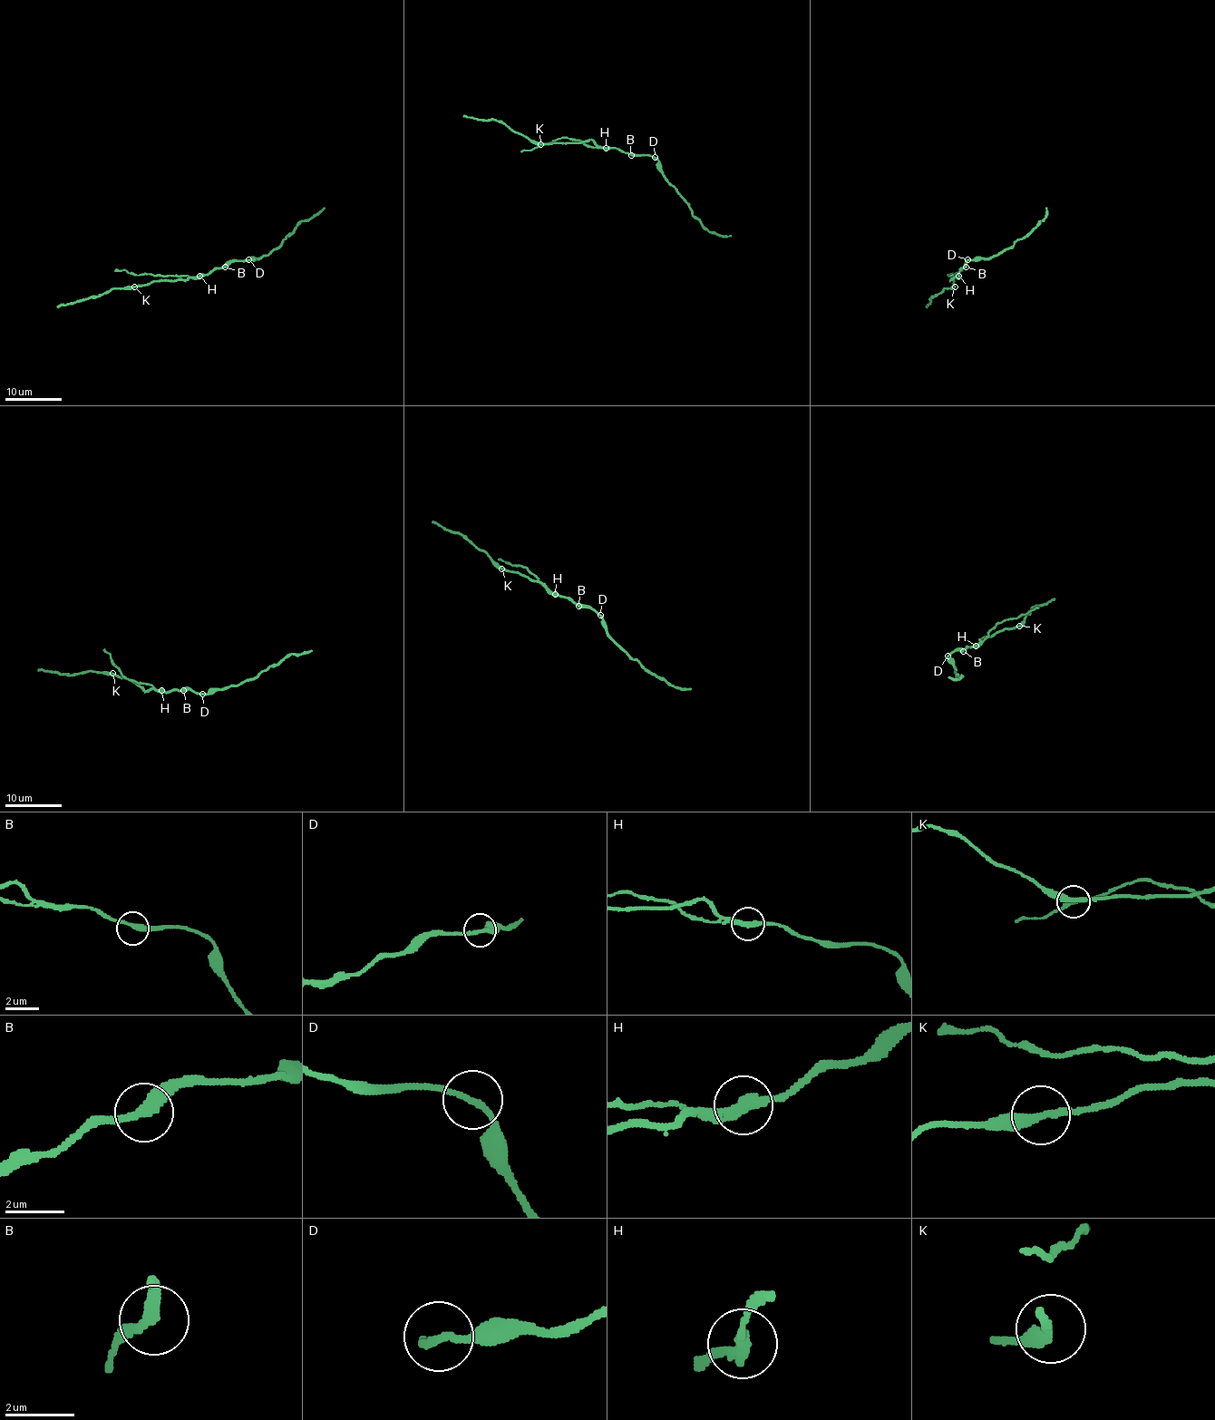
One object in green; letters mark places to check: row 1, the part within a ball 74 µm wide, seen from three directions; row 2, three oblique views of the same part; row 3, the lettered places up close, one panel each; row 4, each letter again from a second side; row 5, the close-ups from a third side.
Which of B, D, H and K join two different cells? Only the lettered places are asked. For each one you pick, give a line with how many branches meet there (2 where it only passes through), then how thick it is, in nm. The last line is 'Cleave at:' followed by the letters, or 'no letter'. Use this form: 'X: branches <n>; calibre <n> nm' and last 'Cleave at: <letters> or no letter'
H: branches 2; calibre 360 nm
Cleave at: H

